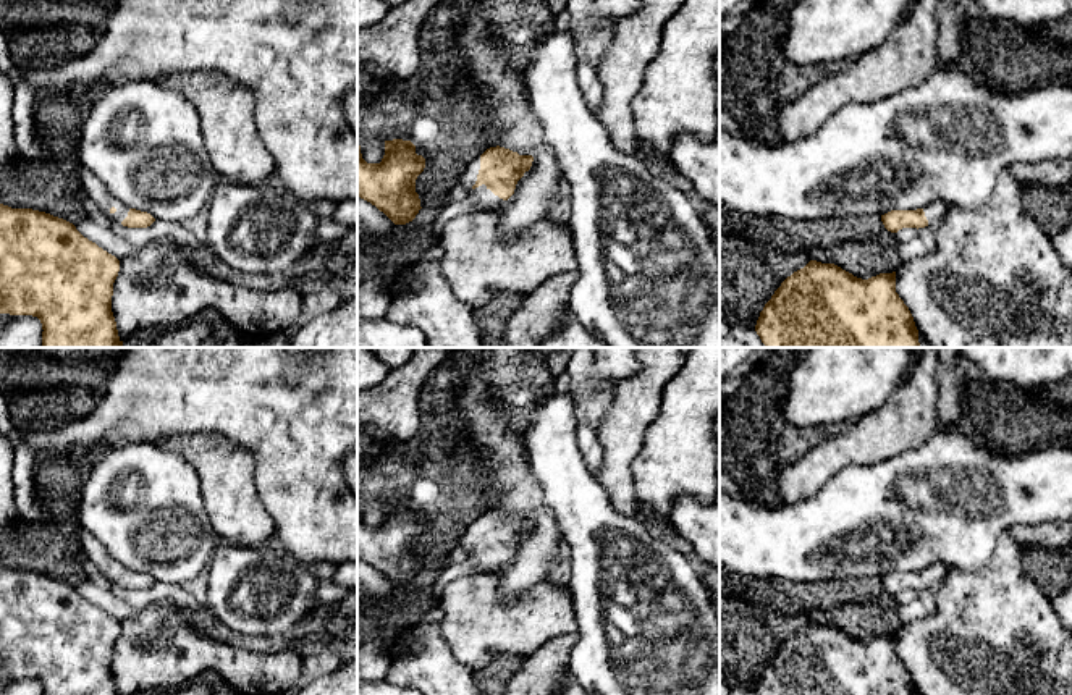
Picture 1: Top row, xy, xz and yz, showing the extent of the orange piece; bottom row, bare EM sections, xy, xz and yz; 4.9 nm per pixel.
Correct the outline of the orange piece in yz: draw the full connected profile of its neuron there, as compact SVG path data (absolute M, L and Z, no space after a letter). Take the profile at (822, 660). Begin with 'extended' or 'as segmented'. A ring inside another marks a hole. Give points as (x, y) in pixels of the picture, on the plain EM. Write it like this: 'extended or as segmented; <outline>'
as segmented; M810 622L765 666L757 695L918 695L896 655L896 634L868 642Z

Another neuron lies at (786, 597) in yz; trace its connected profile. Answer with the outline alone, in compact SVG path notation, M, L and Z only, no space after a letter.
M720 566L720 596L729 595L762 603L784 614L808 614L849 603L876 603L886 609L897 609L894 595L884 590L881 577L794 583L749 579Z

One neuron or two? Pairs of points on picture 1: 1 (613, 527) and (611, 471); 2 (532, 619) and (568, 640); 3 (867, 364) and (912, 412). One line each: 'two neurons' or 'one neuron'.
1: two neurons
2: two neurons
3: two neurons

